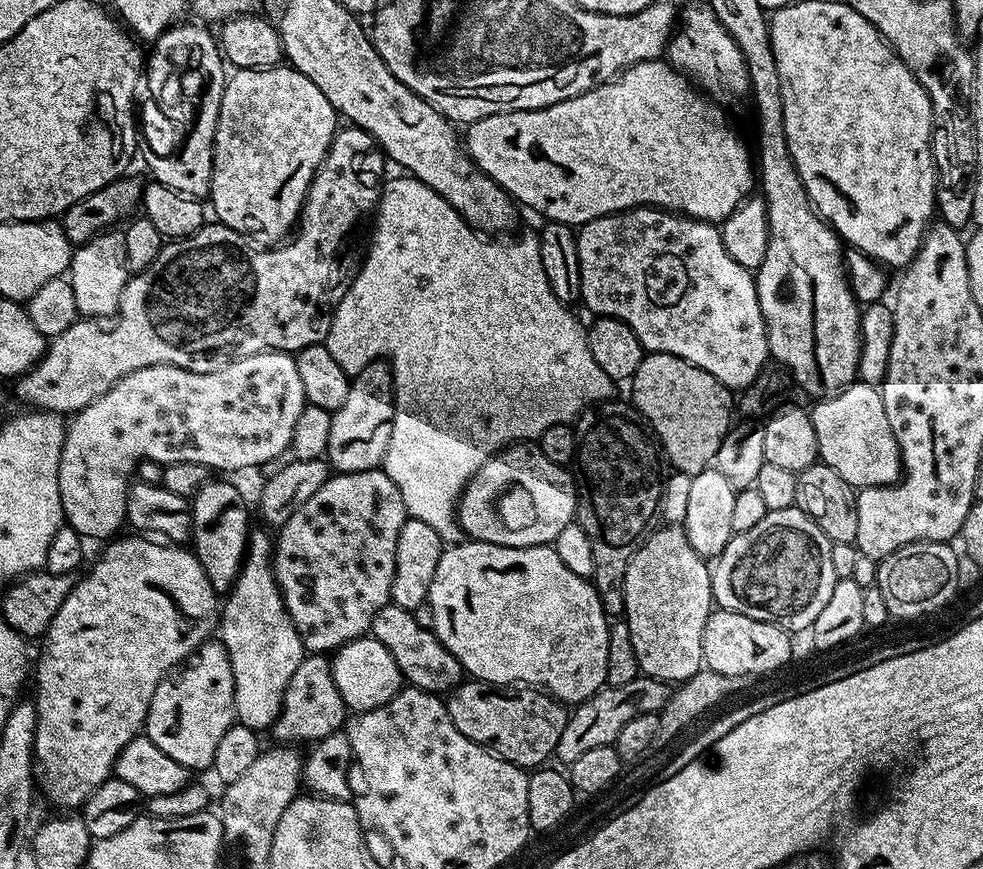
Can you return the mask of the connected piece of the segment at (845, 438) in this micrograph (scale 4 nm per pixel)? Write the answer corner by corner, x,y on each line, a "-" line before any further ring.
853,382
838,395
817,399
813,404
816,405
811,405
810,411
823,464
846,478
857,490
881,488
900,479
900,447
894,438
890,418
886,418
879,387

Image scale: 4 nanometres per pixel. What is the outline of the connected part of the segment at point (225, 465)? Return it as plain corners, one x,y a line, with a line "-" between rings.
259,352
249,356
240,356
237,360
232,360
226,366
213,372
191,372
178,366
155,364
126,374
113,388
106,390
106,394
102,394
97,400
90,402
90,406
86,406
82,411
75,413
67,421
64,445
58,466
58,490
62,498
62,510
67,527
73,528
79,536
85,537
89,541
104,539
107,541
109,538
115,537
119,533
116,531
122,526
125,527
130,481
133,479
136,465
142,460
153,460
162,465
173,464
174,462
190,462
191,464
200,464
209,470
217,468
220,471
217,473
220,474
232,474
228,472
236,472
239,468
256,468
259,464
268,464
271,460
278,459
283,452
287,453
292,447
294,426
298,422
298,414
302,414
305,403
302,378
298,375
295,355
287,352

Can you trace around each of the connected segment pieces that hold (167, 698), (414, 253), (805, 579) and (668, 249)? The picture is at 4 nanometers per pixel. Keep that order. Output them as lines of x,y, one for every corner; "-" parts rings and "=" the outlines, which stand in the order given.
209,638
154,690
146,735
162,754
170,754
174,762
189,770
211,769
214,749
222,734
234,723
233,706
234,674
230,670
228,652
219,639
=
400,174
404,176
396,176
385,179
382,184
382,191
380,194
380,202
375,209
374,217
376,216
376,229
372,232
372,245
368,248
368,253
364,256
364,265
360,268
360,273
353,278
353,284
349,286
348,293
346,291
337,299
332,313
332,321
328,327
327,346
330,350
330,355
333,356
334,362
338,362
338,366
342,366
342,370
348,373
349,377
354,377
359,374
366,366
370,366
376,360
385,360
392,366
392,386
394,389
394,403
396,406
396,413
392,419
392,437
390,438
390,446
384,455
384,463
382,471
392,479
394,486
398,486
398,494
402,494
402,502
404,503
404,511
411,519
421,520
426,522
426,526
431,526
433,530
439,534
441,540
445,545
451,546
461,543
462,529
458,519
458,505
460,503
460,496
464,493
465,488
468,487
470,478
478,469
486,463
491,456
497,455
504,451
506,448
512,447
514,444
521,442
535,441
546,430
550,430
550,426
561,422
575,421
575,416
587,406
588,403
596,404
599,400
608,400
615,394
617,385
606,374
606,370
602,370
602,366
598,366
598,362
594,362
594,354
590,354
590,346
588,345
588,330
578,317
572,313
573,309
569,305
564,304
558,298
554,298
554,290
550,290
550,282
546,282
546,270
542,270
542,258
540,257
540,237
539,235
532,234
532,236
520,236
517,240
506,240
510,238
485,238
479,231
469,226
465,220
458,214
458,210
454,210
454,206
450,206
450,202
446,202
446,198
442,198
430,186
426,186
417,180
411,174
=
793,506
786,510
768,511
758,526
735,533
723,554
715,557
711,569
713,601
726,610
734,610
762,622
774,622
792,634
803,628
804,631
811,629
814,618
822,614
822,606
826,606
830,594
834,594
837,579
834,565
830,563
832,546
832,541
818,530
816,523
802,509
=
629,208
626,212
615,212
602,218
594,218
590,222
579,225
576,232
576,249
578,250
578,266
580,267
580,300
590,311
596,312
597,317
613,316
638,334
638,342
644,348
645,353
665,352
671,356
682,358
718,378
725,388
729,390
743,390
759,378
770,360
768,350
768,335
766,334
766,322
762,318
762,306
758,302
758,290
756,289
756,277
751,271
738,262
730,254
726,254
726,246
722,246
720,229
715,224
708,224
704,220
694,220
690,216
665,212
663,208

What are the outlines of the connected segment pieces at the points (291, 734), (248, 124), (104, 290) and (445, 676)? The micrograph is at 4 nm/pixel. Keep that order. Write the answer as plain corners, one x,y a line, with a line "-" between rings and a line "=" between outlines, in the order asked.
324,654
305,655
304,661
298,666
298,670
294,670
286,686
282,710
270,729
271,735
276,735
281,745
304,746
307,740
325,740
331,732
337,731
345,720
346,709
342,694
338,694
338,686
334,686
331,659
=
277,66
235,69
227,77
224,86
216,137
212,143
210,201
216,211
215,219
249,238
265,236
268,239
265,241
276,242
279,236
287,237
297,227
300,208
304,204
310,182
338,131
336,120
338,113
334,106
330,106
326,94
322,94
322,90
318,90
318,86
314,86
314,82
310,82
310,78
306,78
306,74
297,68
=
105,230
94,239
79,245
72,254
70,279
74,290
76,310
81,317
115,317
120,310
120,299
124,288
130,279
123,235
116,230
=
391,602
383,604
372,619
371,639
382,642
382,646
390,650
390,658
398,662
401,677
411,687
420,688
423,692
447,694
465,679
465,670
458,658
454,658
454,654
450,654
450,650
442,646
431,627
420,628
419,622
412,616
415,615
407,608

